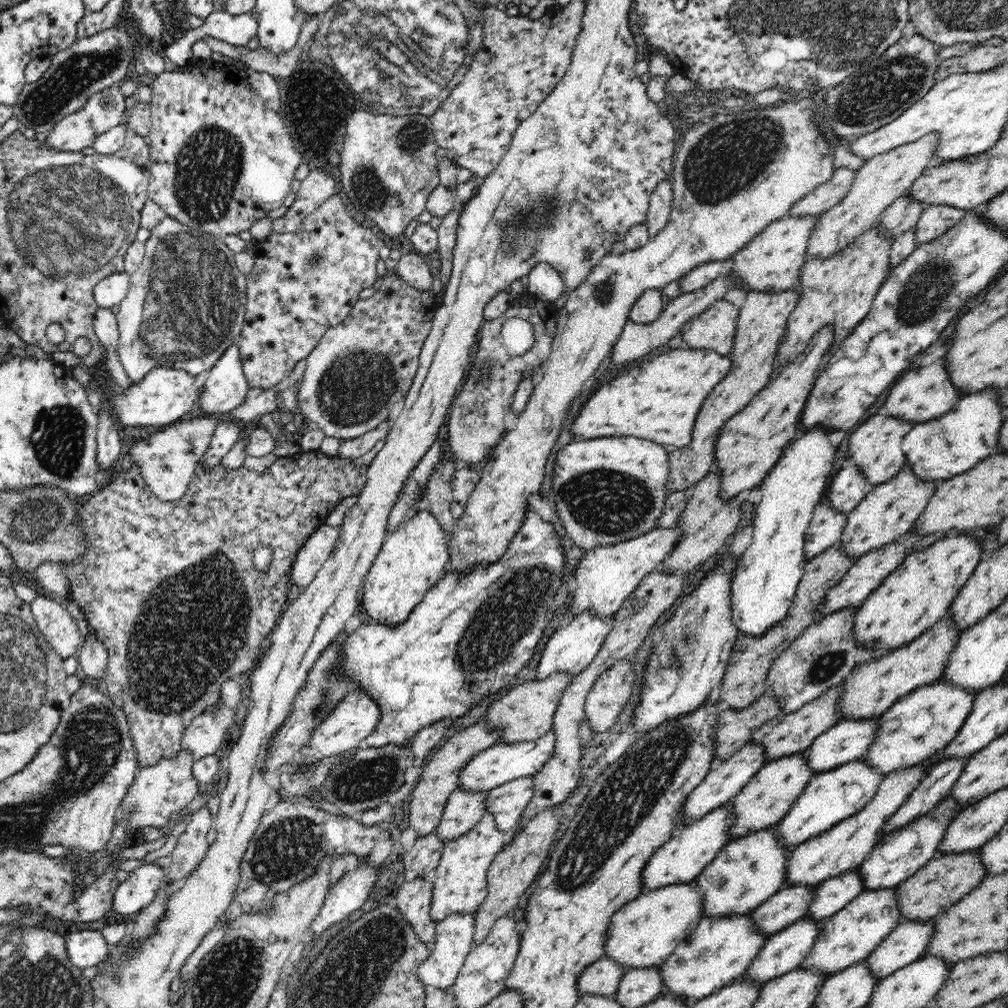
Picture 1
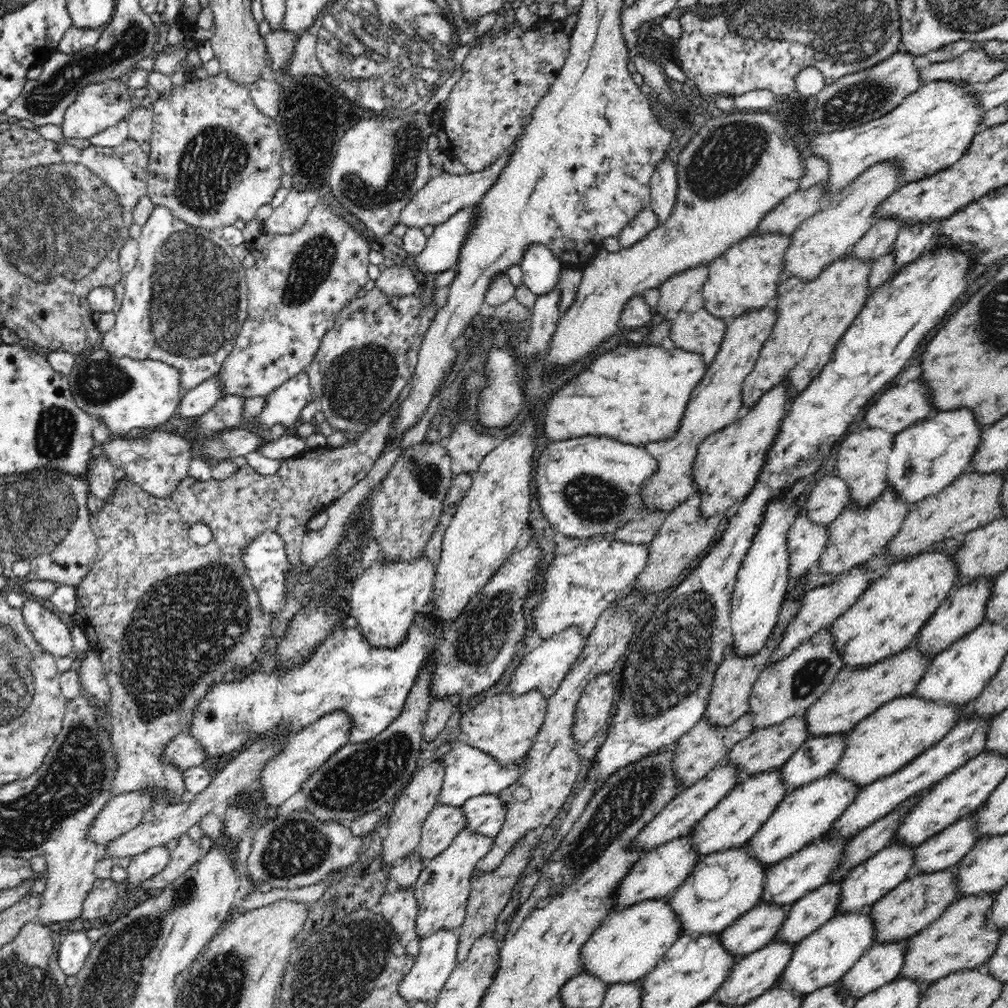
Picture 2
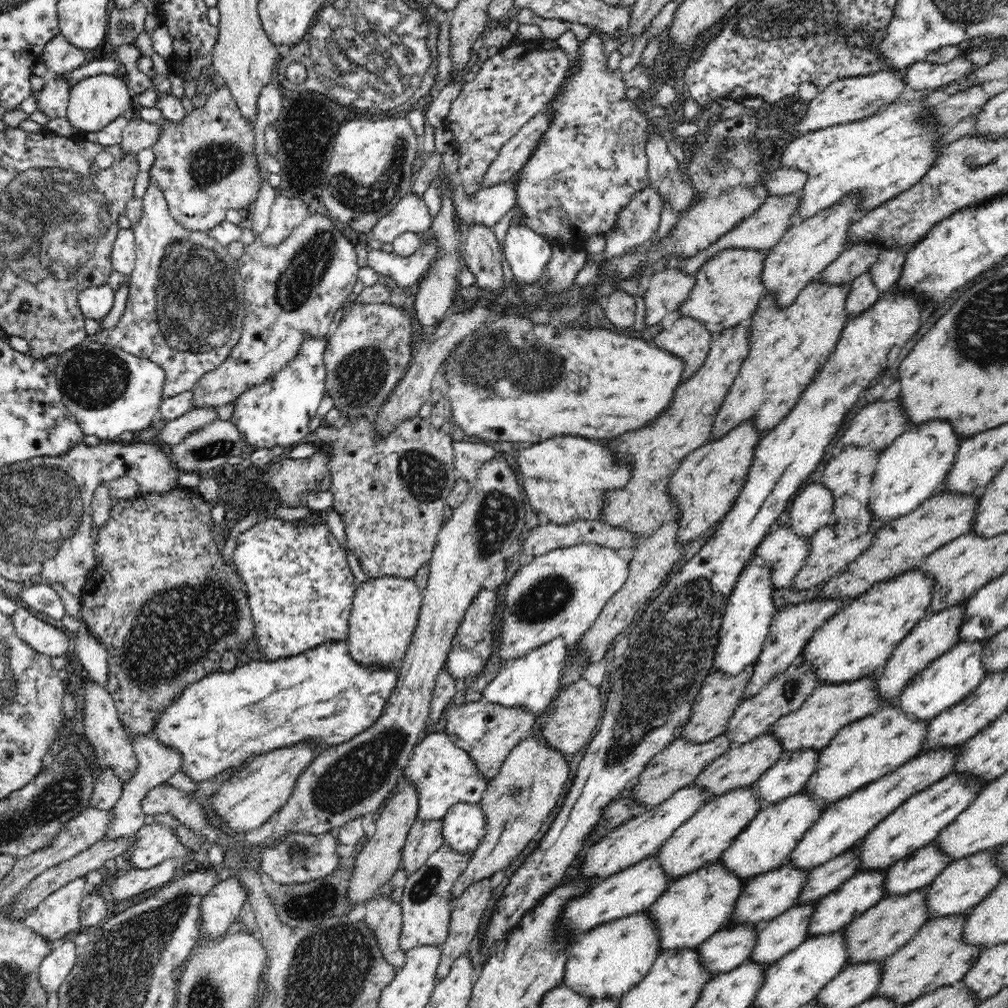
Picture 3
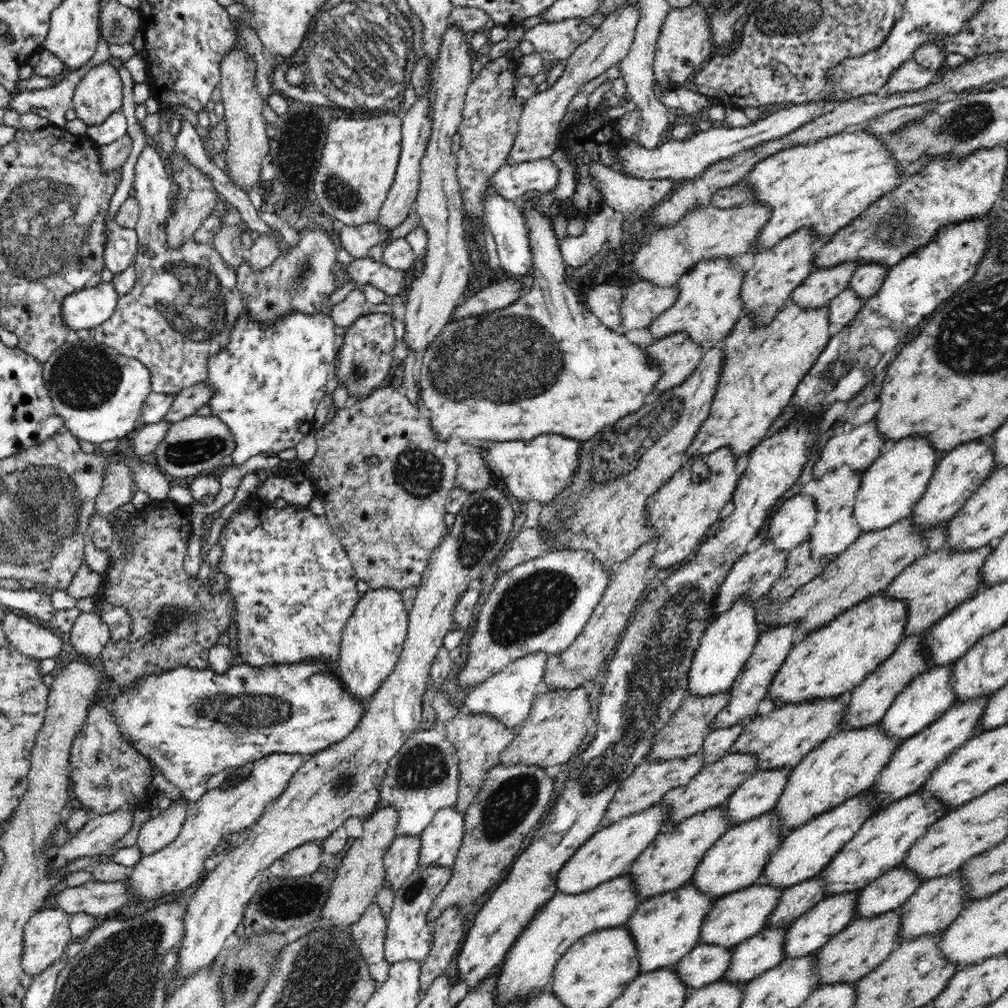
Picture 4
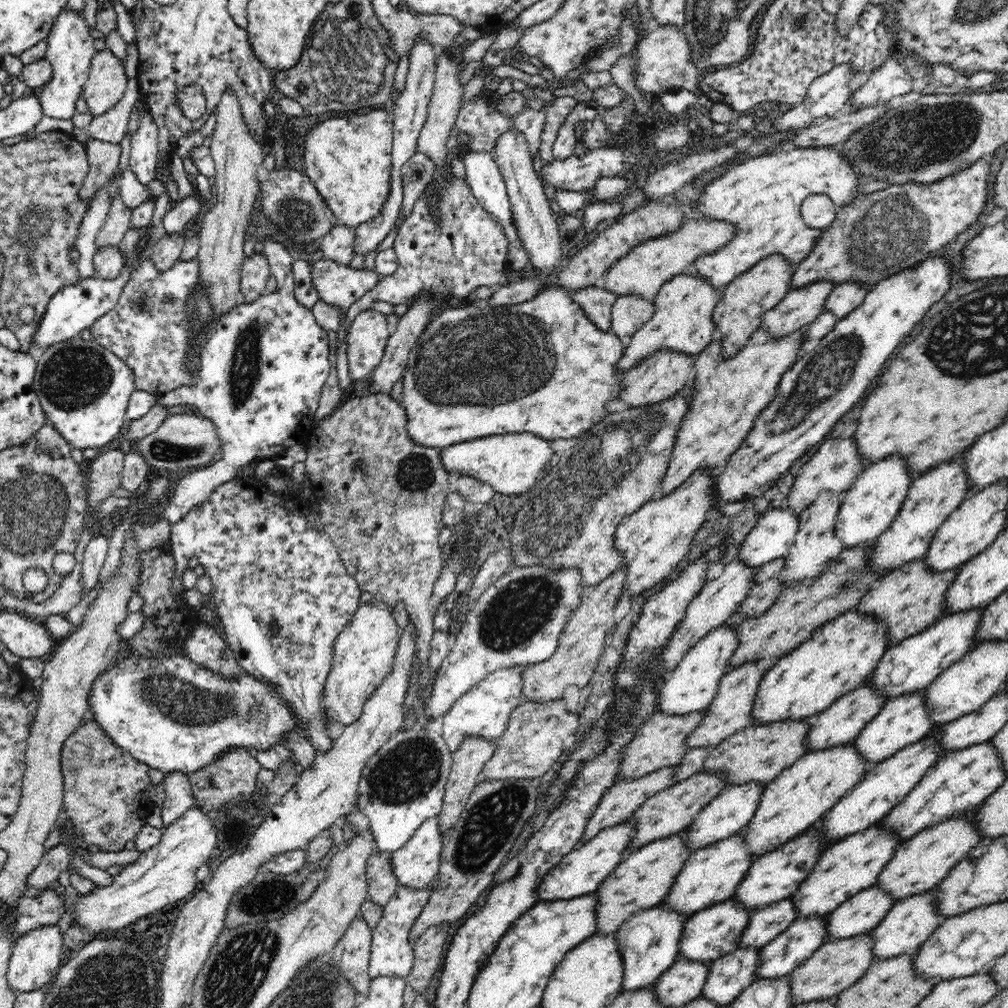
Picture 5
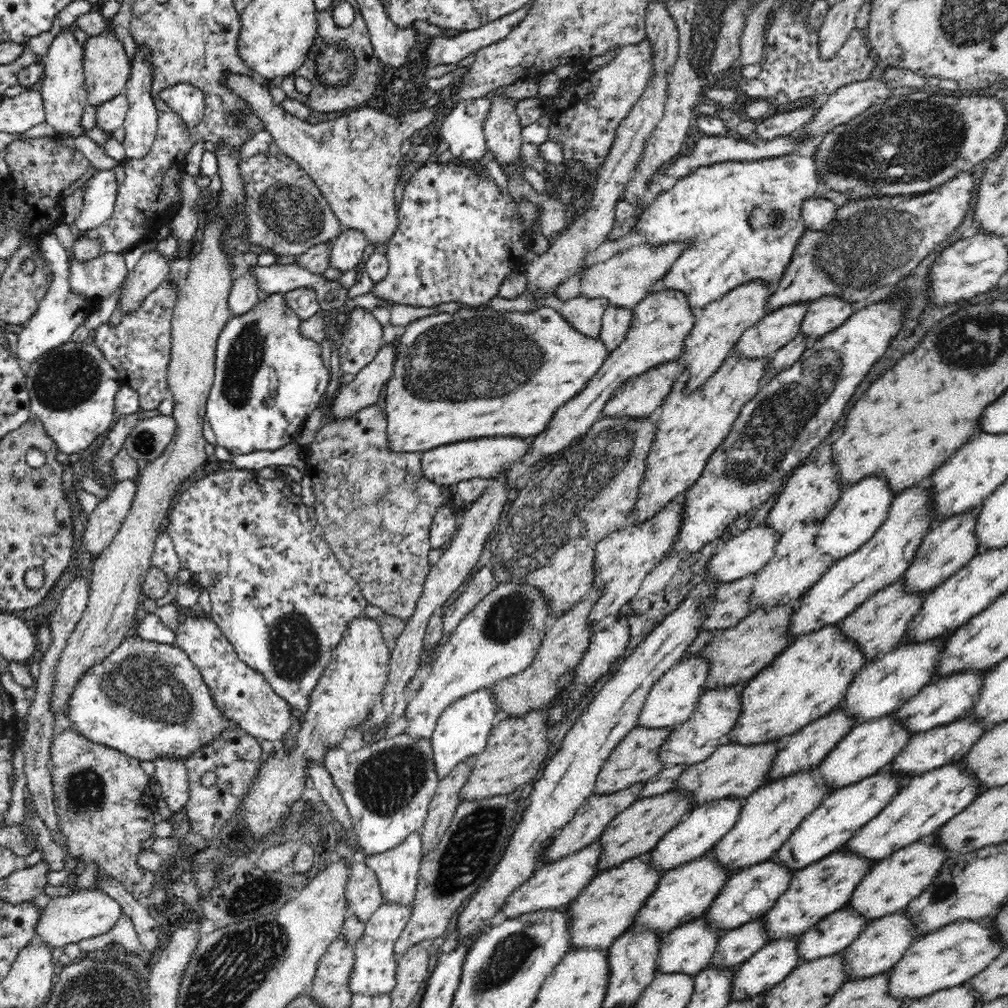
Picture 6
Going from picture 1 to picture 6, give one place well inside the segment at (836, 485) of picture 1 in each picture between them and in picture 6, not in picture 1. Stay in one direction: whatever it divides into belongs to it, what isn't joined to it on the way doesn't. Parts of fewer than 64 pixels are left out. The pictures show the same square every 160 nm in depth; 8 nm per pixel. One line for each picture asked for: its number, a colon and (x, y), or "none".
2: (831, 496)
3: (812, 509)
4: (790, 526)
5: (771, 538)
6: (747, 552)

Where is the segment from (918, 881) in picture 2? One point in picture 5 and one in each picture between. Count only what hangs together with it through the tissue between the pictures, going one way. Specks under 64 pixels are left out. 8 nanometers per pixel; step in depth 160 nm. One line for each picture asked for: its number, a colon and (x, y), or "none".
3: (879, 932)
4: (867, 941)
5: (838, 964)

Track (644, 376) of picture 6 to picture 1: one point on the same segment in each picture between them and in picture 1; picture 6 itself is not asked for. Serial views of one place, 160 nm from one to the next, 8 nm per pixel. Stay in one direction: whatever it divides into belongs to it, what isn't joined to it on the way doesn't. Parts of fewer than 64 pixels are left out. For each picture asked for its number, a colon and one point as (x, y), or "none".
1: (715, 329)
2: (701, 332)
3: (688, 338)
4: (678, 355)
5: (665, 372)

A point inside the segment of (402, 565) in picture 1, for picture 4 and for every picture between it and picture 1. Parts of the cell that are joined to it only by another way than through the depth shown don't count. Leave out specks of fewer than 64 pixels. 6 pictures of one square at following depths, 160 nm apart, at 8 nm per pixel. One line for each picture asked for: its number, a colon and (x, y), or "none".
2: (386, 598)
3: (385, 610)
4: (372, 641)

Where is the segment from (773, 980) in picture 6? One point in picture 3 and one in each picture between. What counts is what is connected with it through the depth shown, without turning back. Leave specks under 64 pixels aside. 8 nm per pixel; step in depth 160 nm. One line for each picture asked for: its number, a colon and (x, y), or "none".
3: (833, 912)
4: (811, 931)
5: (780, 957)

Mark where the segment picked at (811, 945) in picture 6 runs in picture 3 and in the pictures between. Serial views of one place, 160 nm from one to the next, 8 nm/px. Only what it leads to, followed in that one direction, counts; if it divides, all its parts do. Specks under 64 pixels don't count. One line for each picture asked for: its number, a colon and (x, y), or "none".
3: (917, 870)
4: (893, 888)
5: (862, 912)

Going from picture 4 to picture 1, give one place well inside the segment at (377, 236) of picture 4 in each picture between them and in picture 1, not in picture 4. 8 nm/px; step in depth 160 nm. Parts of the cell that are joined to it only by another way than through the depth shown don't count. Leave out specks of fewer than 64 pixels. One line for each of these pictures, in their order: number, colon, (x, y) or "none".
1: (440, 201)
2: (444, 194)
3: (410, 214)

